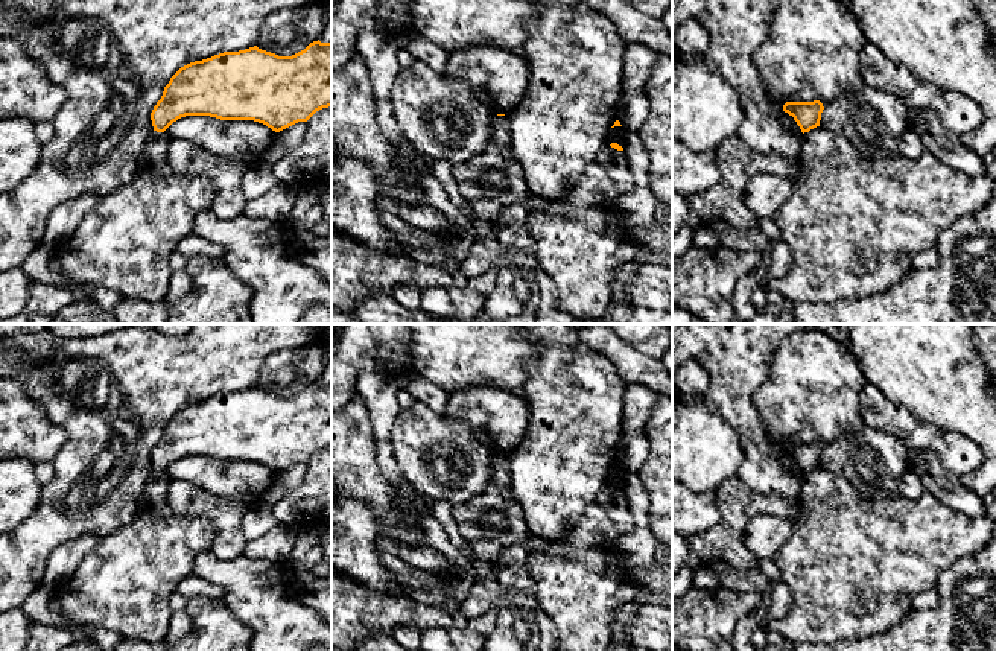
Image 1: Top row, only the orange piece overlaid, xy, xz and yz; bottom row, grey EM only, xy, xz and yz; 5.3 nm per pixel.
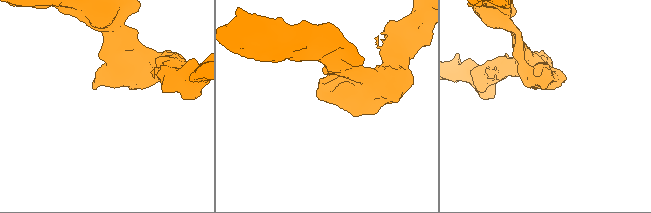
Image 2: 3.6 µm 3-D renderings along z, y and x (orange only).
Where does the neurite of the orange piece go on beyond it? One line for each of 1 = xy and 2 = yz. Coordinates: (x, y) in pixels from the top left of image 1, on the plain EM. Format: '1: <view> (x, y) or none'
1: none
2: none

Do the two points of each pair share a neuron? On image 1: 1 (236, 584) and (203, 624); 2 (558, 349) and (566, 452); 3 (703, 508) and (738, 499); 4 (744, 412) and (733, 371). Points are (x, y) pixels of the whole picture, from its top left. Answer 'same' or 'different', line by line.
1: different
2: same
3: different
4: same

